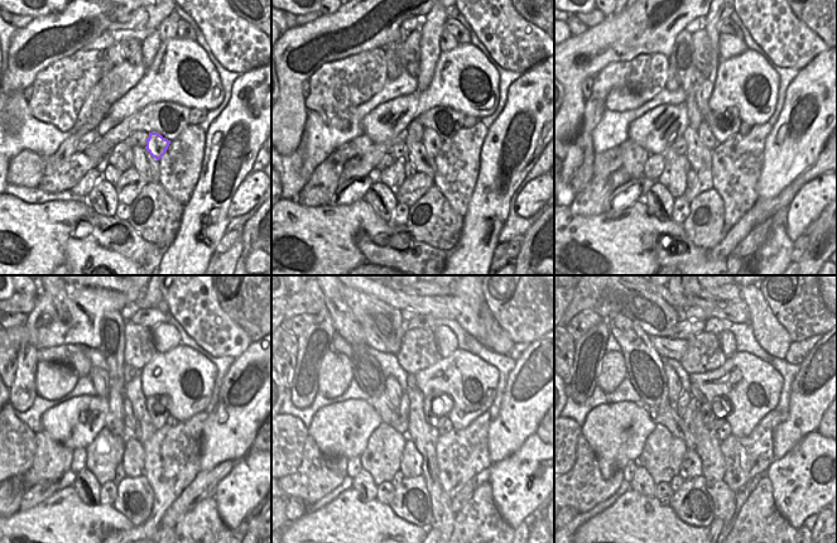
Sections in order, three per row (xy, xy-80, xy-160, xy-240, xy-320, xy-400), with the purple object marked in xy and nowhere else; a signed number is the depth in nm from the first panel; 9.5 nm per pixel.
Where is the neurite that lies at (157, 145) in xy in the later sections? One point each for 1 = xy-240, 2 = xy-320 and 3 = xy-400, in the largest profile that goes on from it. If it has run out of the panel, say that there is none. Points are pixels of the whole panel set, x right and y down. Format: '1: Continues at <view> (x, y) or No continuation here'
1: Continues at xy-240 (129, 421)
2: Continues at xy-320 (403, 411)
3: Continues at xy-400 (683, 400).

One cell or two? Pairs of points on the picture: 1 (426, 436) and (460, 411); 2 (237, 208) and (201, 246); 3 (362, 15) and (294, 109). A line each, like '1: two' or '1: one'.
1: two
2: two
3: one

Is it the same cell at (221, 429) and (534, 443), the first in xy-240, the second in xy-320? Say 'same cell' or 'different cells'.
different cells

